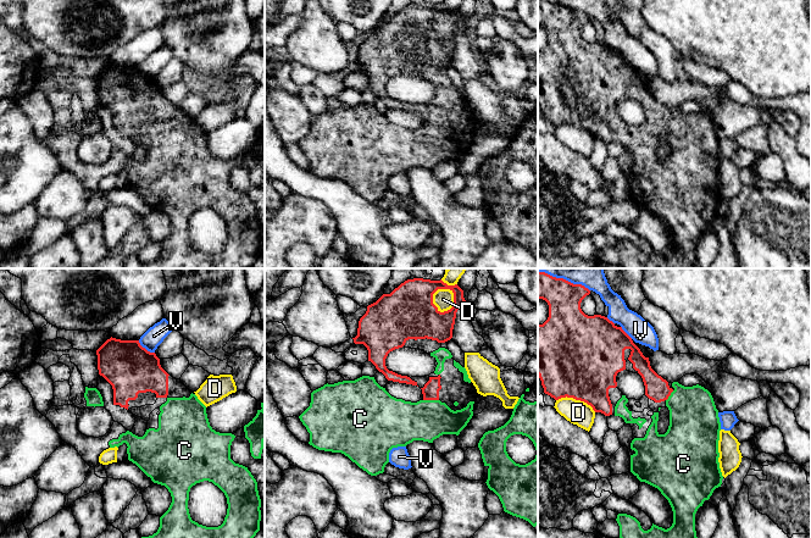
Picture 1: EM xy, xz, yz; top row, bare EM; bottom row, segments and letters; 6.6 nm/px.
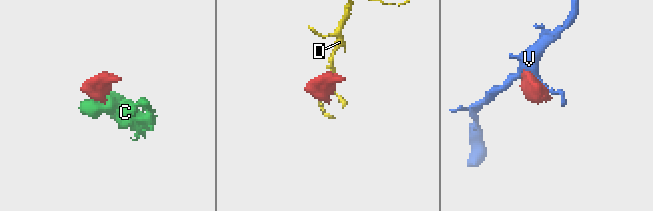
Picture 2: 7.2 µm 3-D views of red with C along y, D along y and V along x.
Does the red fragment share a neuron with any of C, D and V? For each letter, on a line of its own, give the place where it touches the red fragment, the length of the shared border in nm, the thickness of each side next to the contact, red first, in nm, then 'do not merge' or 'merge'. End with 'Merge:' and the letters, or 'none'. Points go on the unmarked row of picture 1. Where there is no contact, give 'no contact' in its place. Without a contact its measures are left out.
C: meets red in xz at (431, 126); contact 100 nm long; 110 nm thick on the red side, 280 nm on the other; merge
D: meets red in xz at (454, 29); contact 180 nm long; 260 nm thick on the red side, 140 nm on the other; do not merge
V: meets red in xy at (144, 75); contact 140 nm long; 320 nm thick on the red side, 120 nm on the other; do not merge
Merge: C

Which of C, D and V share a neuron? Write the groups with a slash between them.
C / D / V

